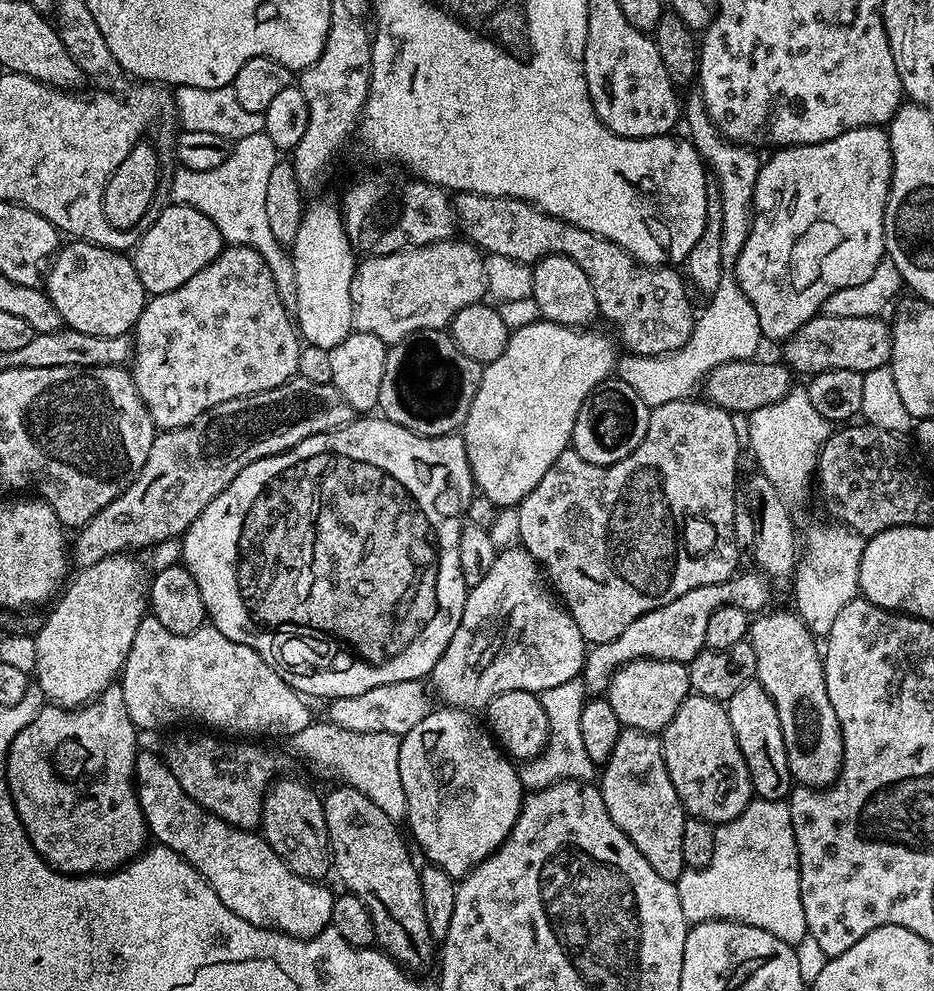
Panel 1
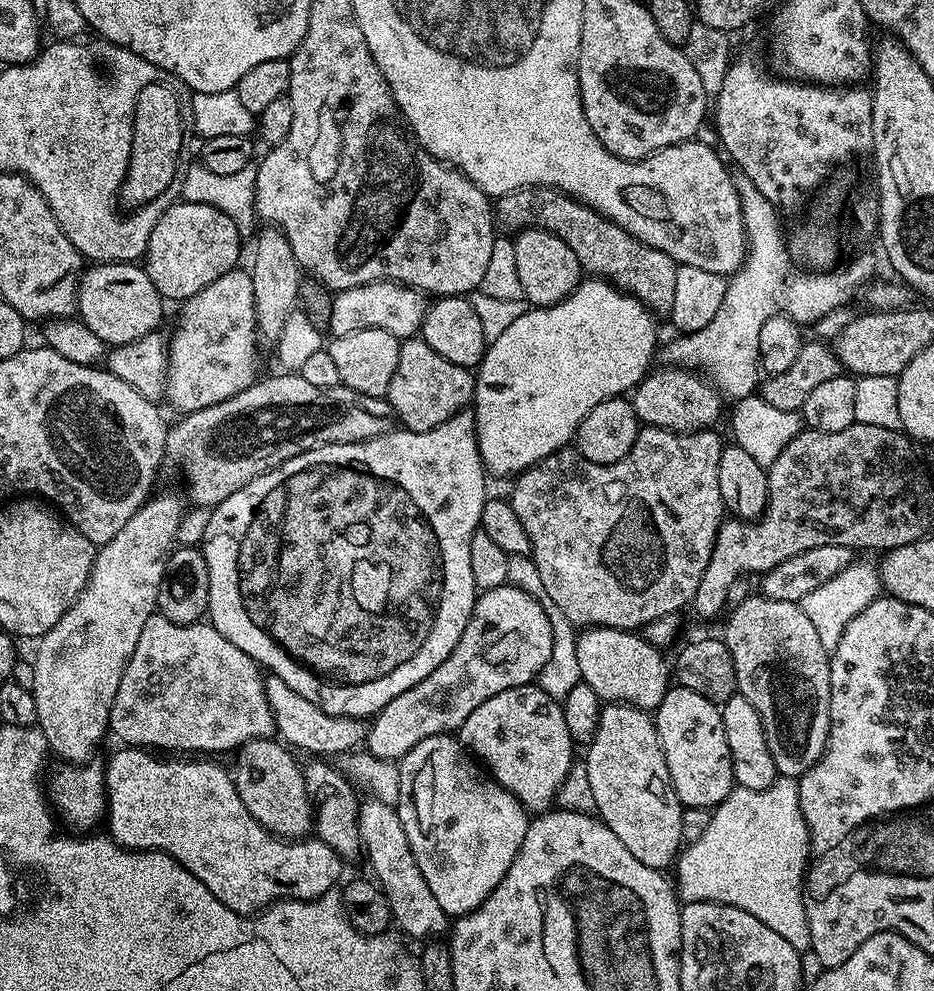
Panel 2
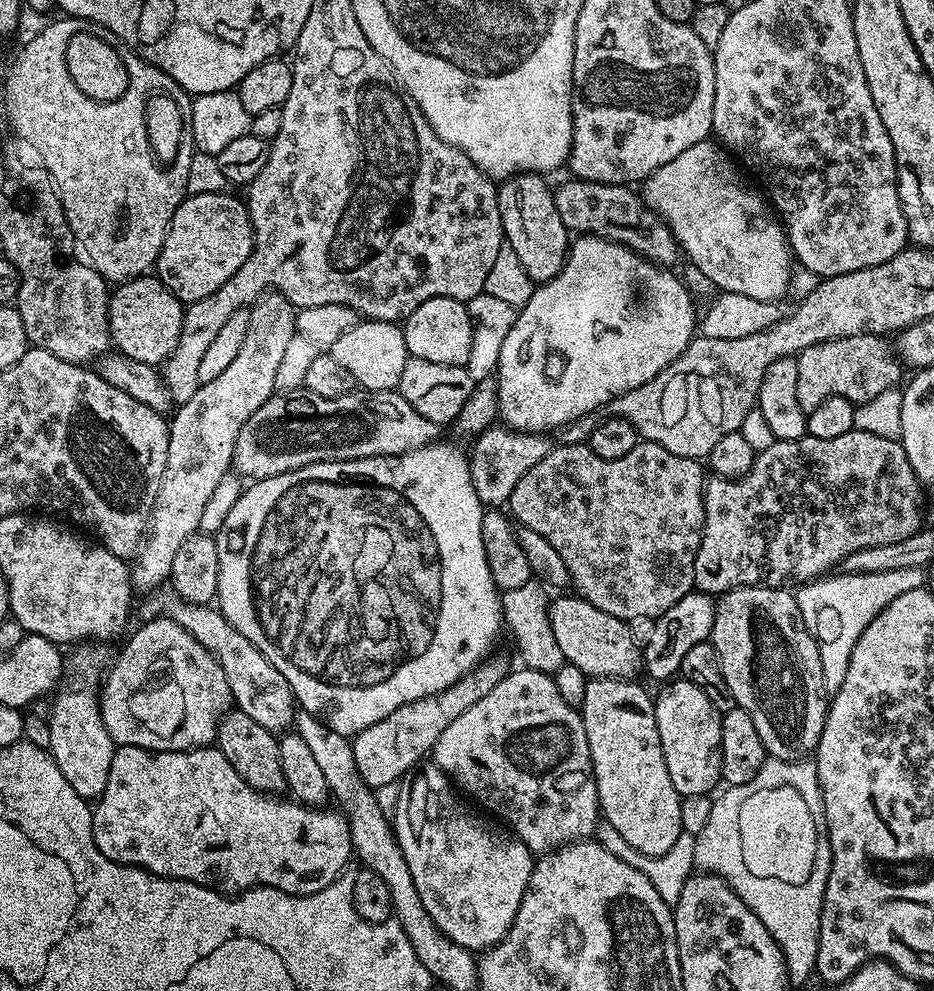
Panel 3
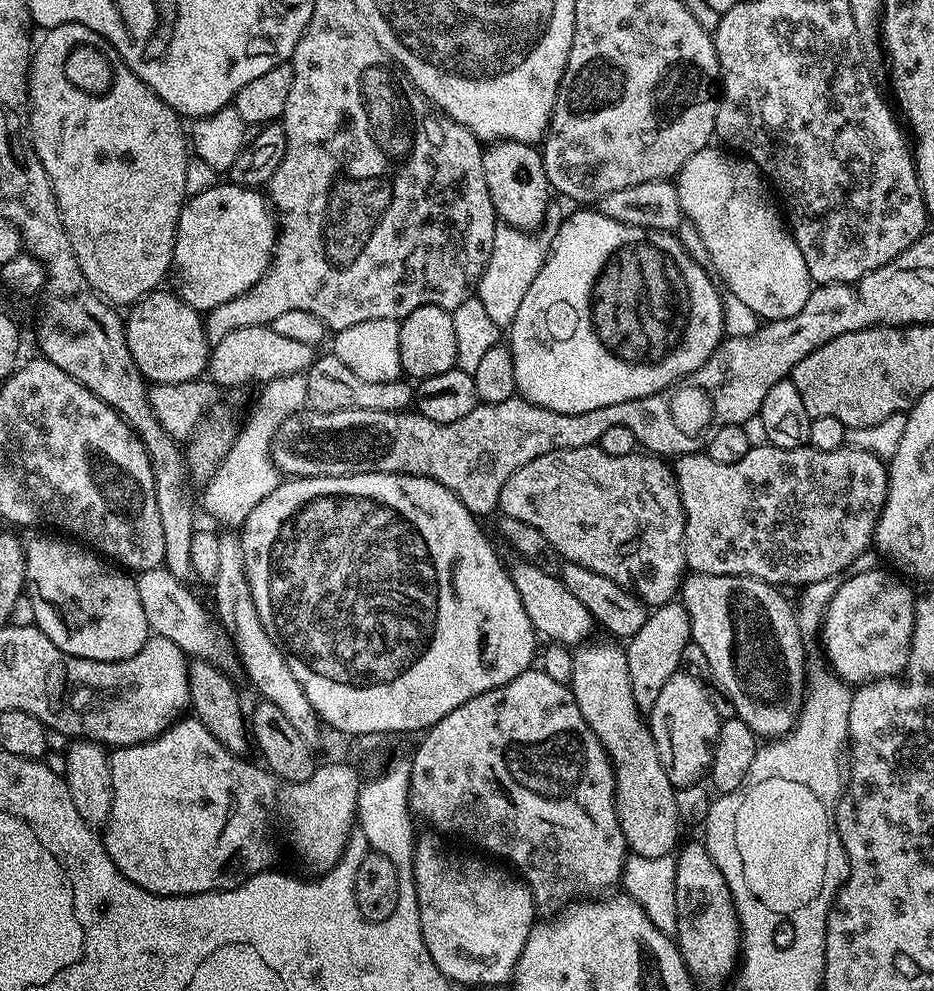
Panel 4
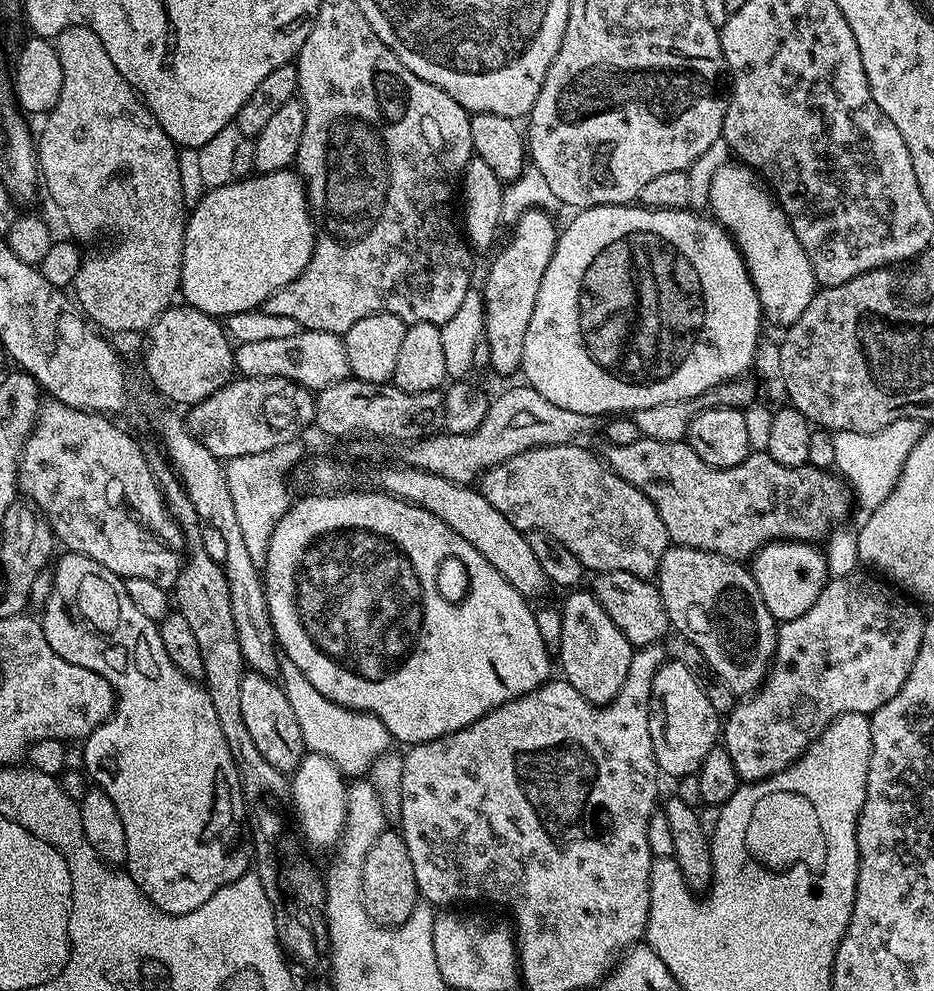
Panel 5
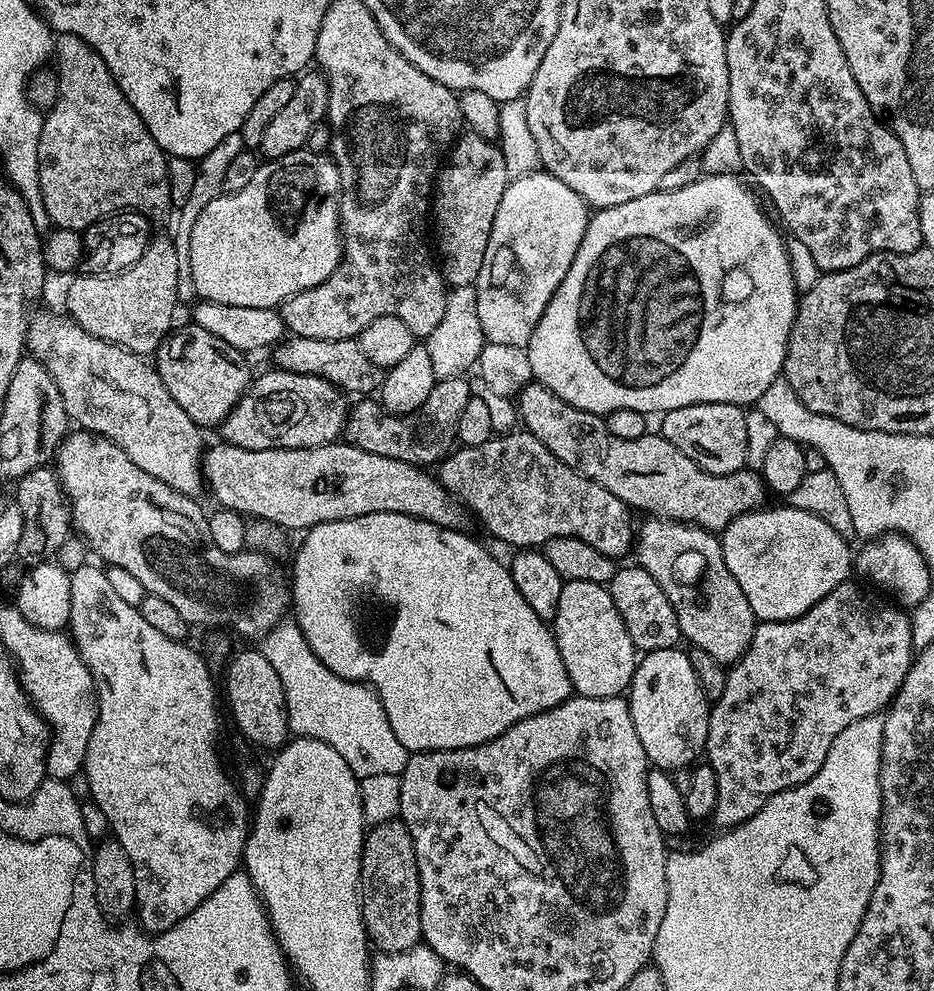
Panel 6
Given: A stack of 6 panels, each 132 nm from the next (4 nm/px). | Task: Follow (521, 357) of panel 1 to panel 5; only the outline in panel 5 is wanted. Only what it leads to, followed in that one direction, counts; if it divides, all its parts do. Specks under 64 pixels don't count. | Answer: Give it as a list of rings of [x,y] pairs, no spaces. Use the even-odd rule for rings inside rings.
[[[635,203],[594,206],[577,211],[573,216],[576,217],[565,228],[563,225],[556,237],[550,266],[546,266],[542,286],[538,286],[530,326],[526,326],[526,346],[522,346],[522,376],[528,379],[525,380],[527,387],[538,390],[542,398],[554,402],[554,406],[562,410],[578,410],[578,414],[604,418],[609,414],[635,414],[646,406],[662,406],[666,402],[695,400],[719,384],[743,377],[747,373],[744,371],[753,367],[755,348],[762,337],[760,303],[740,249],[723,225],[688,208],[646,208]]]

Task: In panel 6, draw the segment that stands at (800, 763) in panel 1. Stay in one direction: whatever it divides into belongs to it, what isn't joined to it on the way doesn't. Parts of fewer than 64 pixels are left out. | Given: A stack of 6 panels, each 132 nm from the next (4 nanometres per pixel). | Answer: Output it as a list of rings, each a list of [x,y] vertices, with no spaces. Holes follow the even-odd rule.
[[[648,518],[645,521],[641,528],[639,525],[634,536],[634,556],[640,559],[637,560],[639,567],[647,570],[656,579],[658,586],[662,586],[666,598],[670,598],[670,606],[674,606],[674,614],[678,618],[681,637],[685,641],[689,640],[687,643],[691,647],[706,650],[706,654],[710,654],[710,658],[719,664],[735,664],[750,646],[758,621],[741,587],[734,580],[734,575],[726,568],[717,533],[677,520]]]

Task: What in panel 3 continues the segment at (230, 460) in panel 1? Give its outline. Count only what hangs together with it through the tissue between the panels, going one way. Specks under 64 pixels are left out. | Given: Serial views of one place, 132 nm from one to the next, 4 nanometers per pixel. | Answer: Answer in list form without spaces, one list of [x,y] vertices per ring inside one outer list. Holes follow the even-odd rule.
[[[307,390],[276,392],[246,418],[234,446],[234,468],[241,477],[265,480],[323,460],[400,456],[437,443],[440,432],[441,425],[422,418],[396,390],[357,390],[338,398],[322,398]]]

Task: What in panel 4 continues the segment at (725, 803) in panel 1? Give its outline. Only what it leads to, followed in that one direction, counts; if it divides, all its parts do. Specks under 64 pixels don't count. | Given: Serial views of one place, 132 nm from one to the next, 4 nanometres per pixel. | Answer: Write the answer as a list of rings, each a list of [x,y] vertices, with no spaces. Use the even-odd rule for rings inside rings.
[[[683,670],[675,672],[666,686],[662,686],[658,702],[654,702],[650,713],[650,727],[660,765],[662,770],[666,770],[666,778],[670,778],[675,789],[701,783],[712,767],[712,751],[722,717],[718,710],[714,710],[710,692],[700,684],[703,683],[697,677],[690,676]]]

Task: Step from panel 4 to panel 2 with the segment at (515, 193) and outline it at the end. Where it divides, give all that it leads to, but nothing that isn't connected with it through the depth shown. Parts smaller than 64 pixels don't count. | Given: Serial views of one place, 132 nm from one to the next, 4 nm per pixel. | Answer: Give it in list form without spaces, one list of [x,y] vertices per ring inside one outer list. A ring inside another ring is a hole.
[[[535,226],[524,229],[514,240],[514,255],[518,265],[518,278],[522,282],[524,299],[529,305],[549,308],[562,302],[579,286],[582,269],[574,250],[562,242],[553,232],[547,232]]]

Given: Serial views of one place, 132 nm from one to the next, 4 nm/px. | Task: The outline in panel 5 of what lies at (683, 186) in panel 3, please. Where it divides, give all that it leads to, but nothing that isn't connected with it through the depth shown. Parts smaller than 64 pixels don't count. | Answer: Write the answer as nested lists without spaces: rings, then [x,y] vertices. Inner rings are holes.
[[[727,162],[710,182],[707,207],[717,223],[727,229],[748,268],[754,290],[758,294],[763,319],[787,326],[802,318],[802,310],[810,306],[810,298],[818,290],[810,258],[802,250],[802,242],[794,234],[788,216],[776,202],[767,183],[743,162]]]

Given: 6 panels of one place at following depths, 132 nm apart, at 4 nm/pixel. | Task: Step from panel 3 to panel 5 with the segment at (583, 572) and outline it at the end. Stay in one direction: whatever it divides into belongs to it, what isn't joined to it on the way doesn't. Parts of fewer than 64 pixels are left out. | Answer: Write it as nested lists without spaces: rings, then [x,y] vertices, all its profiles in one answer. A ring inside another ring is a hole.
[[[551,444],[545,448],[531,448],[522,454],[514,454],[506,462],[494,466],[484,473],[478,487],[486,502],[494,506],[509,522],[525,534],[539,530],[550,534],[582,566],[592,574],[626,570],[626,574],[652,578],[660,571],[660,560],[670,547],[668,531],[650,498],[642,490],[626,482],[617,472],[613,472],[603,459],[575,444]]]

